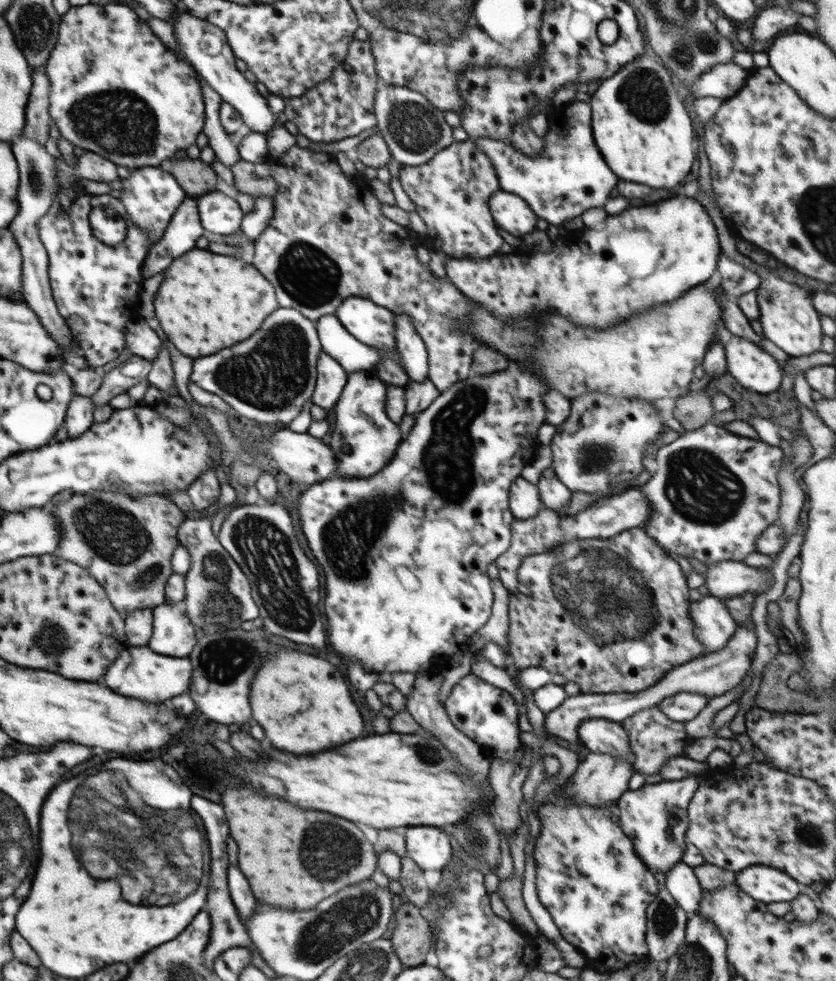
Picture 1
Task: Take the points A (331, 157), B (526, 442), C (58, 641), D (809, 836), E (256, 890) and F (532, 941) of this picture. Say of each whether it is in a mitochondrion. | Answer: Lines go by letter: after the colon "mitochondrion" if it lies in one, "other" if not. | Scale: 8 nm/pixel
A: other
B: other
C: mitochondrion
D: mitochondrion
E: other
F: other

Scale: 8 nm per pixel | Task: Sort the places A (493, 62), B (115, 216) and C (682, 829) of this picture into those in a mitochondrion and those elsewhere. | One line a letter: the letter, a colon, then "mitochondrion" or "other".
A: other
B: other
C: other

